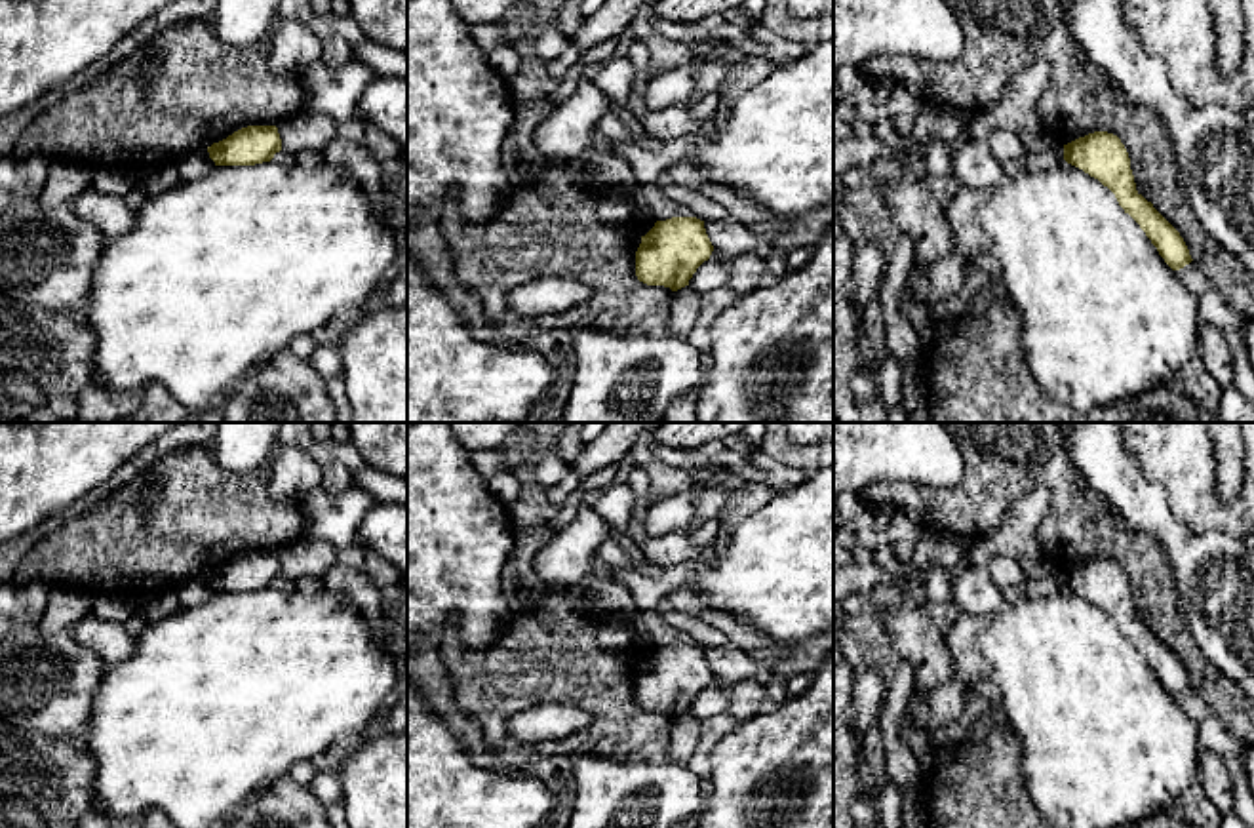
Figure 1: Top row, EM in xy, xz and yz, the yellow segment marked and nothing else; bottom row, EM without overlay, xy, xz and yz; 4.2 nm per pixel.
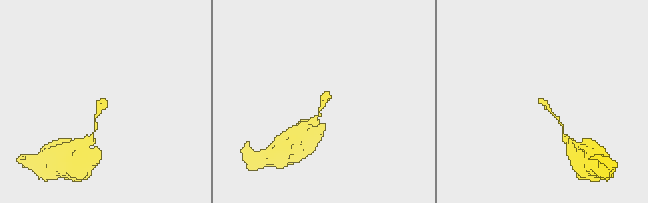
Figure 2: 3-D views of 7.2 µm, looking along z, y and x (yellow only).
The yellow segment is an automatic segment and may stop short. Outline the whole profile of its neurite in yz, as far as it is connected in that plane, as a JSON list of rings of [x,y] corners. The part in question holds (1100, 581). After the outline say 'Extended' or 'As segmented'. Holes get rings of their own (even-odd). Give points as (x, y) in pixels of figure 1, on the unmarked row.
[[[1094,558],[1079,563],[1064,571],[1064,586],[1115,621],[1172,697],[1193,687],[1180,659],[1136,617],[1128,579],[1117,562]]]. As segmented

